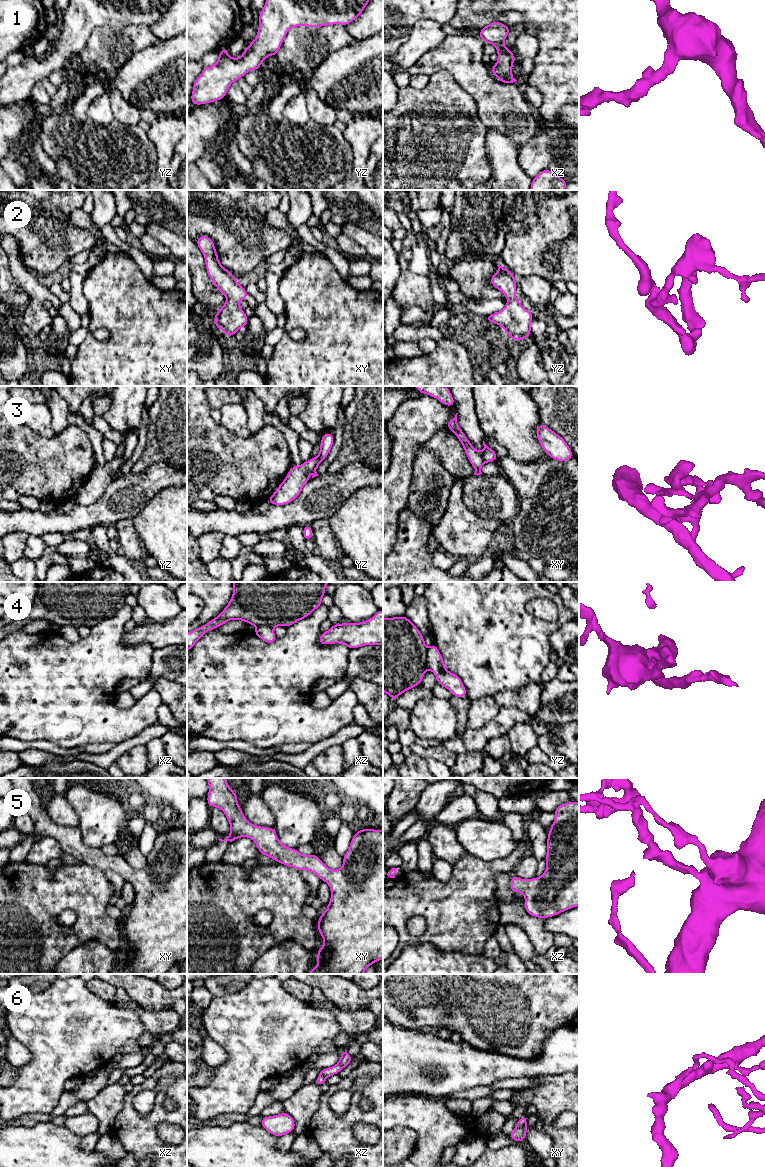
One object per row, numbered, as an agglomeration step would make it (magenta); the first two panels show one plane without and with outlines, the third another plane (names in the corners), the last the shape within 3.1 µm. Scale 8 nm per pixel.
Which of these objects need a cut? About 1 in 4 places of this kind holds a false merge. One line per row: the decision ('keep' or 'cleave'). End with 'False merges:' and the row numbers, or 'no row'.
1: keep
2: keep
3: cleave
4: cleave
5: keep
6: cleave
False merges: 3, 4, 6

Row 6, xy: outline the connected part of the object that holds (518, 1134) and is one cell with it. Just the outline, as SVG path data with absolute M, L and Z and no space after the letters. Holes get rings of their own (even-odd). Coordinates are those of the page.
M525 1124L524 1126L520 1127L520 1128L515 1128L510 1134L509 1137L512 1140L515 1141L519 1141L519 1142L523 1142L525 1140L525 1135L527 1130L529 1129L529 1127Z

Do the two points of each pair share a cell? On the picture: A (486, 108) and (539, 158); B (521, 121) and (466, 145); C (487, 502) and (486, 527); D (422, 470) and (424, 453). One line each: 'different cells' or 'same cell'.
A: different cells
B: different cells
C: different cells
D: same cell

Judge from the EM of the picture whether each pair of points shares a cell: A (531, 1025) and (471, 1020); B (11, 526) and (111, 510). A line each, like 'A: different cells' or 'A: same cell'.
A: same cell
B: same cell

